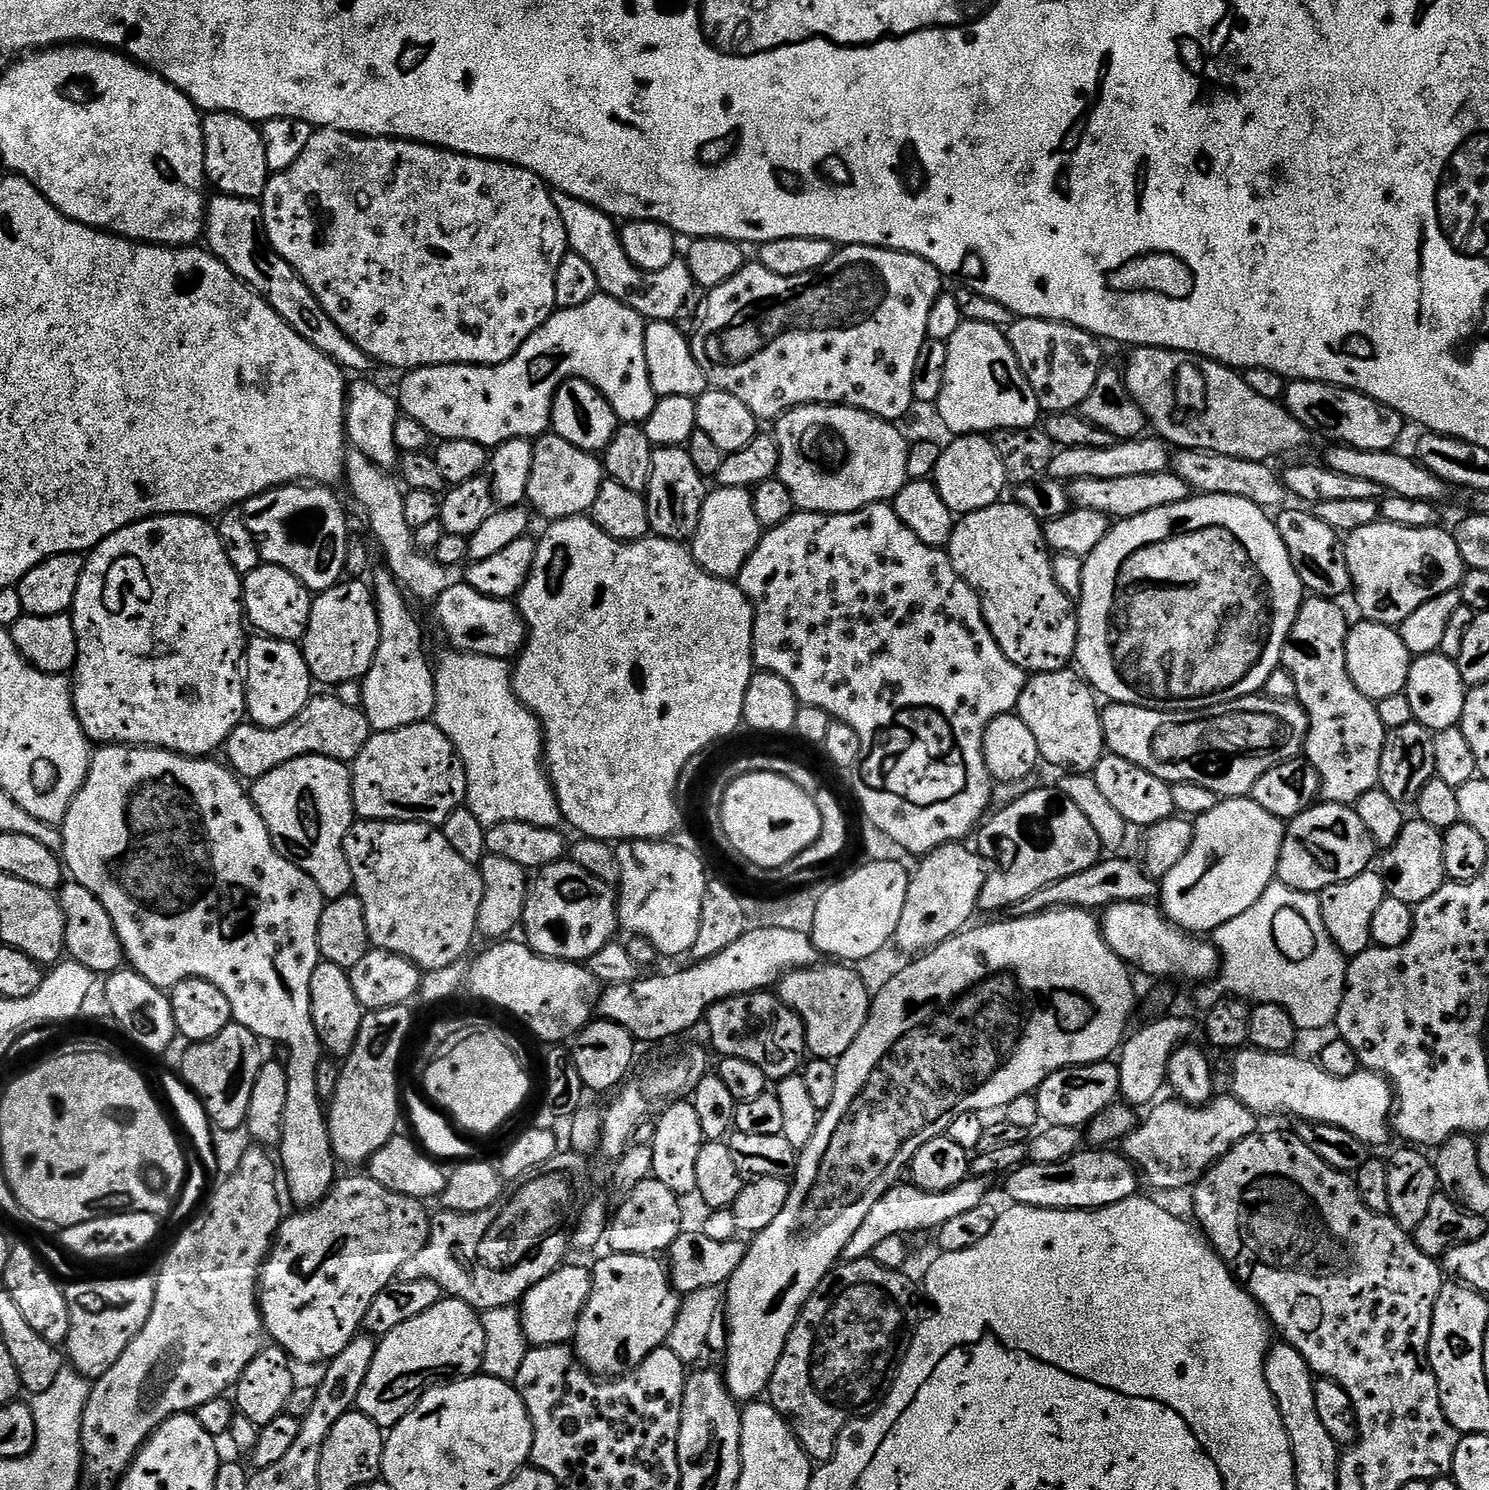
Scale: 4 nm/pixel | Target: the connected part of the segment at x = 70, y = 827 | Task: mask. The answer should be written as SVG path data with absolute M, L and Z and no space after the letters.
M100 746L91 753L90 763L88 766L88 777L86 782L80 788L80 792L73 798L72 804L68 808L67 814L64 816L64 823L62 825L63 835L63 849L62 860L66 865L67 871L70 873L71 879L75 883L86 886L86 890L90 890L90 894L94 894L94 898L98 898L98 902L102 902L102 906L106 910L106 914L110 914L110 918L114 922L114 930L118 934L120 944L124 948L124 954L127 963L136 971L142 978L146 978L153 984L155 988L163 988L171 990L171 988L178 982L183 980L205 980L214 986L218 986L218 990L222 990L222 994L226 994L226 999L230 1001L230 1010L232 1011L233 1021L243 1022L254 1035L259 1036L261 1041L268 1042L273 1040L276 1044L281 1044L282 1047L288 1048L288 1056L292 1061L287 1061L286 1067L288 1069L288 1081L286 1082L286 1110L282 1110L282 1130L280 1131L280 1142L278 1151L280 1151L280 1160L278 1156L278 1164L282 1169L282 1180L288 1183L288 1192L292 1195L292 1200L300 1210L307 1210L320 1203L321 1200L327 1196L333 1184L338 1179L338 1161L332 1152L332 1143L330 1142L330 1134L328 1133L328 1118L326 1115L325 1101L321 1100L318 1094L318 1066L322 1059L322 1049L320 1047L320 1039L318 1038L318 1030L314 1030L314 1018L310 1010L310 974L314 974L314 970L320 965L320 947L318 946L318 922L322 918L322 910L326 903L322 890L318 890L318 886L314 882L314 878L310 878L302 870L298 870L298 866L294 866L284 856L278 854L278 850L274 846L272 836L268 833L266 822L260 816L260 811L257 810L256 805L252 802L252 797L246 791L245 785L241 783L235 772L231 768L225 766L223 763L215 764L215 759L212 758L197 758L194 756L180 756L177 752L166 752L162 748L141 748L139 746Z

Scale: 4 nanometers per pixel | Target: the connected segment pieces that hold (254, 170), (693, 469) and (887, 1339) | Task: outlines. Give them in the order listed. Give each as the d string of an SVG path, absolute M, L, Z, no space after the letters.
M209 112L203 117L204 175L217 193L259 201L268 185L268 163L263 131L253 121L229 112Z
M687 447L656 448L652 453L646 493L651 535L661 540L691 541L698 530L698 518L702 518L702 506L710 491L709 485L704 484L707 484L706 477L698 474L698 466L694 466Z
M871 1258L837 1263L800 1309L800 1316L788 1335L772 1380L768 1383L766 1396L776 1413L787 1420L796 1440L813 1461L831 1460L845 1426L861 1414L875 1409L888 1395L908 1351L910 1333L914 1328L914 1324L908 1321L908 1304L903 1300L904 1292L910 1291L912 1284L904 1274L894 1268L883 1268Z

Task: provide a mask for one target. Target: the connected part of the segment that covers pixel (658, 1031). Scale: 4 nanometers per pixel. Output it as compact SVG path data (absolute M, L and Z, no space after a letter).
M749 927L734 946L726 946L726 950L714 954L714 958L693 963L693 968L672 972L669 976L648 974L633 984L605 987L598 1000L598 1012L603 1019L625 1028L637 1042L668 1040L671 1036L682 1035L699 1020L701 1023L708 1009L718 1002L731 996L771 989L789 972L811 968L821 960L822 954L809 934L786 928Z

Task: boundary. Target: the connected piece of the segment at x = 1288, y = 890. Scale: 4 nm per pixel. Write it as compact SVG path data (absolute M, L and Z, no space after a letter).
M1273 882L1264 891L1262 898L1258 898L1258 902L1246 910L1246 914L1238 914L1238 918L1230 918L1230 922L1218 926L1211 933L1210 940L1222 957L1218 981L1224 994L1257 1005L1276 1004L1288 1012L1300 1030L1318 1030L1335 1025L1340 1003L1344 1000L1349 961L1344 953L1337 950L1326 930L1317 893L1299 892L1285 884Z

